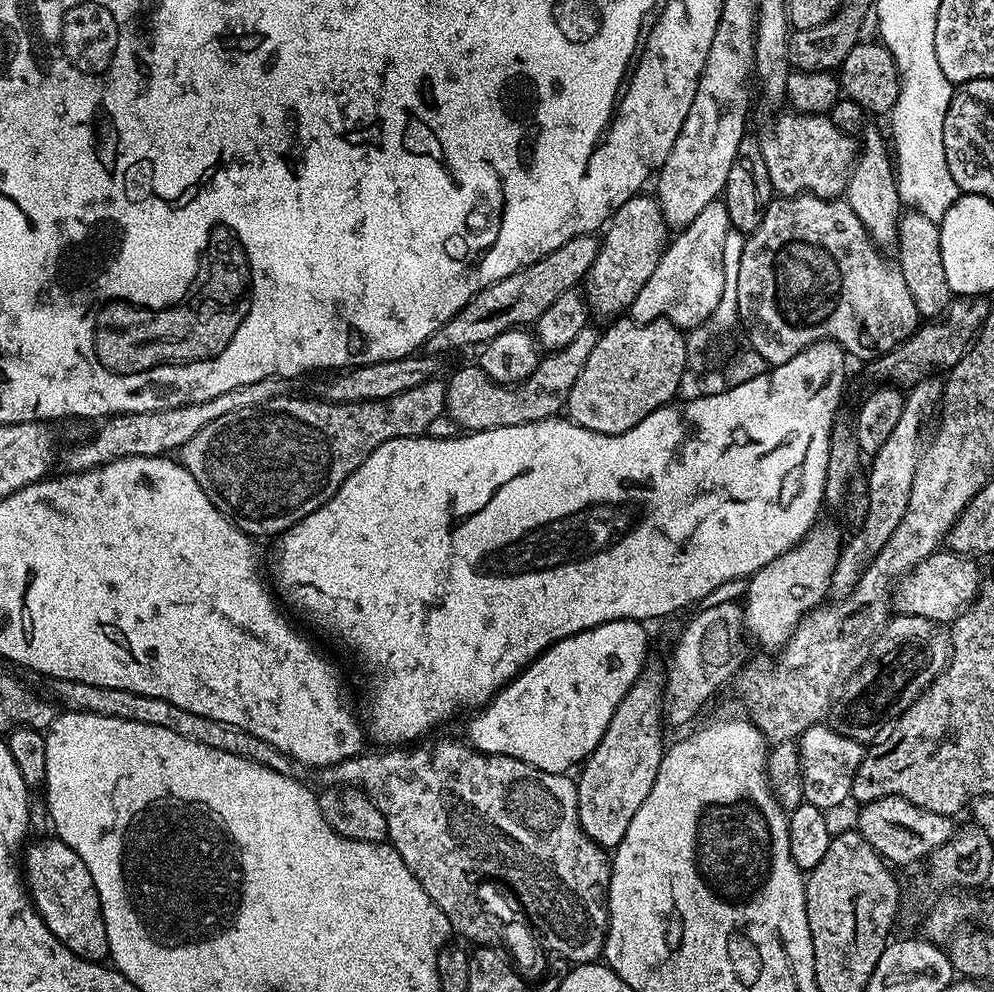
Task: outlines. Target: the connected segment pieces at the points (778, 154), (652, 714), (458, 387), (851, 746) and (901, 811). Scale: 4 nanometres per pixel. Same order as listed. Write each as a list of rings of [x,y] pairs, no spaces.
[[[789,112],[780,115],[760,134],[760,154],[766,168],[769,180],[774,184],[798,184],[803,191],[813,196],[819,196],[825,202],[832,202],[835,196],[843,197],[850,175],[850,169],[858,156],[858,144],[852,141],[851,135],[845,134],[831,119],[815,113]]]
[[[651,670],[640,673],[634,686],[630,686],[626,698],[622,698],[618,710],[614,710],[614,718],[610,718],[610,726],[606,734],[602,734],[602,742],[598,742],[596,749],[588,755],[588,759],[579,769],[580,778],[575,781],[579,828],[601,849],[615,850],[622,842],[634,814],[638,814],[642,802],[646,802],[646,794],[650,794],[656,781],[658,766],[664,760],[666,743],[664,744],[664,736],[660,733],[664,710],[664,682],[665,677],[661,673],[660,676]]]
[[[587,326],[566,347],[549,351],[536,365],[530,378],[526,378],[521,384],[496,384],[478,366],[458,369],[453,374],[452,381],[447,381],[444,390],[444,406],[448,419],[457,429],[468,434],[553,419],[559,413],[556,411],[565,407],[568,391],[574,386],[578,374],[582,374],[586,358],[590,358],[590,350],[596,344],[597,333],[591,330]]]
[[[821,722],[810,726],[800,735],[798,747],[807,803],[821,810],[829,810],[838,807],[844,799],[847,801],[851,797],[852,783],[866,751],[865,745],[852,741],[832,726]]]
[[[885,796],[880,800],[872,800],[858,811],[856,830],[875,849],[883,859],[893,865],[908,864],[922,856],[927,857],[947,844],[953,837],[952,822],[947,816],[924,812],[905,799],[897,796]]]

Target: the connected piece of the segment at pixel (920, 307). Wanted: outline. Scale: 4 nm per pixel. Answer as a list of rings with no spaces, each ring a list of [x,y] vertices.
[[[915,210],[905,211],[898,222],[898,272],[906,282],[910,296],[914,300],[914,306],[919,317],[924,320],[939,319],[941,313],[944,314],[951,305],[952,293],[949,286],[938,278],[938,265],[940,258],[940,234],[939,225],[932,219],[928,219]]]

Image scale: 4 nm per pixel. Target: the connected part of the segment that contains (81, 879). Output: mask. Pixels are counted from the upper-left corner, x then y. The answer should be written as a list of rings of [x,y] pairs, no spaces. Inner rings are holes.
[[[59,838],[40,840],[32,849],[30,848],[27,849],[28,857],[26,852],[22,860],[23,867],[26,869],[26,887],[46,926],[74,955],[81,956],[83,960],[103,961],[109,955],[108,935],[104,925],[104,915],[100,909],[98,890],[90,878],[90,870],[86,870],[86,862],[82,862],[82,858],[78,858],[76,851],[66,846]]]

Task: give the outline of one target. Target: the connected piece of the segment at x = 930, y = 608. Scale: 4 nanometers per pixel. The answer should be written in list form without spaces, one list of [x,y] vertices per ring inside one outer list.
[[[947,550],[933,552],[918,562],[908,575],[900,577],[890,596],[895,611],[901,616],[916,615],[931,620],[934,624],[951,625],[976,599],[978,572],[976,576],[976,568],[972,564],[975,563],[971,559]]]

